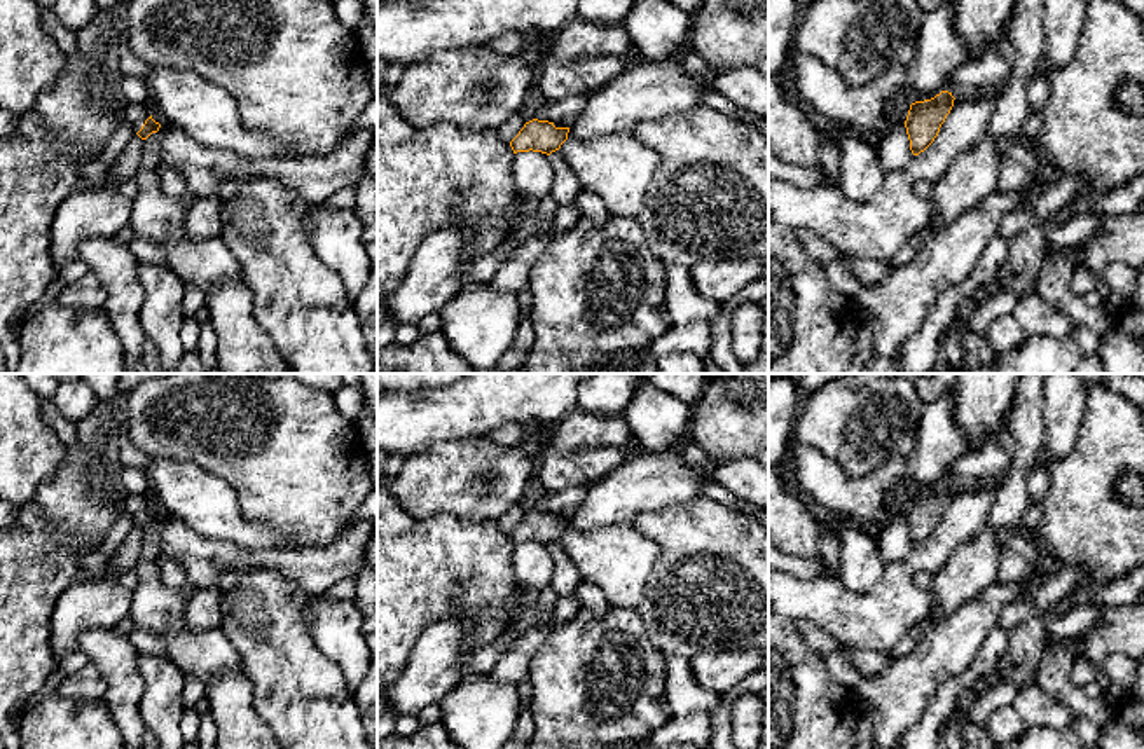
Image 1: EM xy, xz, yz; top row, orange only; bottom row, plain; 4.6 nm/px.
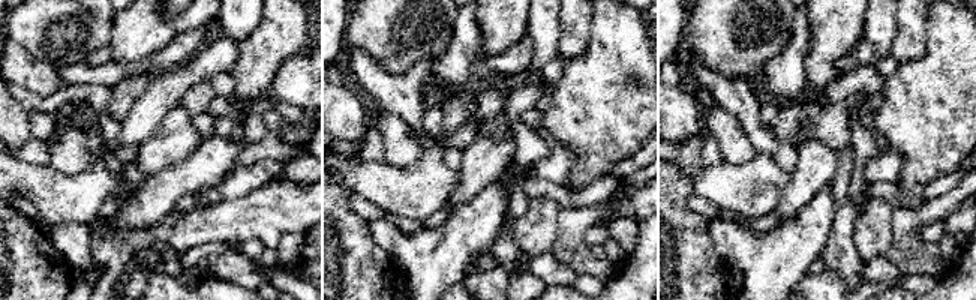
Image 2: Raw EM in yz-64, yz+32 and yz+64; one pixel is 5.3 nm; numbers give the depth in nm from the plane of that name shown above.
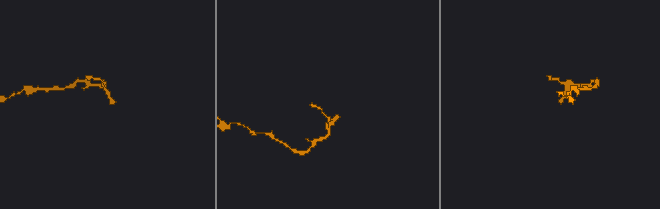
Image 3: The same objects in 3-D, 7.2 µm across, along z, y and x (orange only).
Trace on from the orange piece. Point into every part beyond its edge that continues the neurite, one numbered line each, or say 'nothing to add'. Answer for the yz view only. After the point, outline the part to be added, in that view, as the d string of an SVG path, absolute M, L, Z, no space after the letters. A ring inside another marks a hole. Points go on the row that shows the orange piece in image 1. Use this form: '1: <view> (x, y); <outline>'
nothing to add

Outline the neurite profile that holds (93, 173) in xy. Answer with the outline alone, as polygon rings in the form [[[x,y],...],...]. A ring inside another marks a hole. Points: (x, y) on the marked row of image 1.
[[[126,115],[117,120],[117,127],[107,143],[103,154],[91,162],[84,162],[79,166],[79,175],[82,187],[94,189],[101,187],[108,182],[108,169],[117,161],[117,157],[124,152],[126,145],[133,138],[133,127],[127,122]]]

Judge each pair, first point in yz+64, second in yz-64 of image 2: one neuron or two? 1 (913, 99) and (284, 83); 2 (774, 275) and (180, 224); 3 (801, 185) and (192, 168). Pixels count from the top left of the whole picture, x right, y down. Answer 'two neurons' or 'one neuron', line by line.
1: two neurons
2: two neurons
3: two neurons

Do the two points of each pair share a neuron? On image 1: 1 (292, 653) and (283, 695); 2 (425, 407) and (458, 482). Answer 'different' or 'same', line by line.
1: same
2: different

